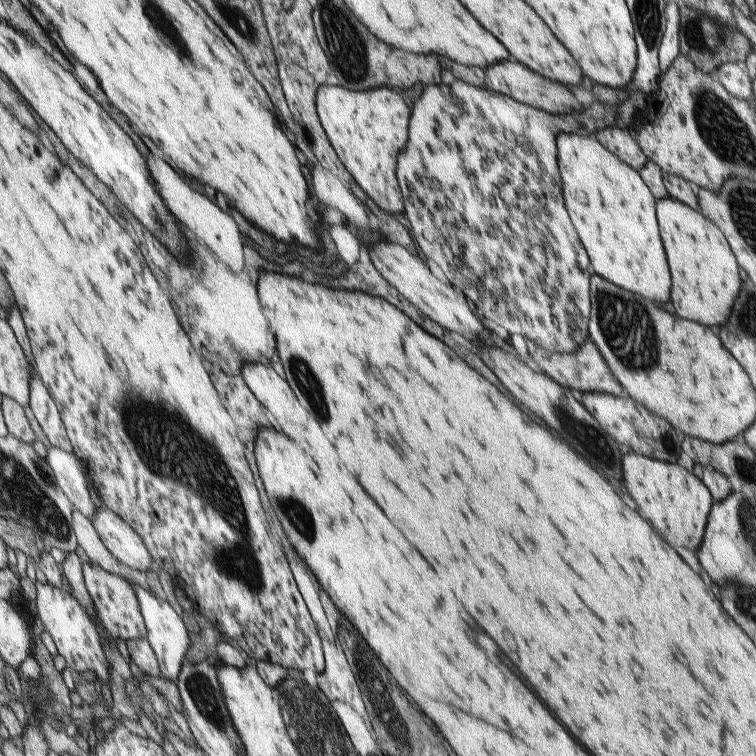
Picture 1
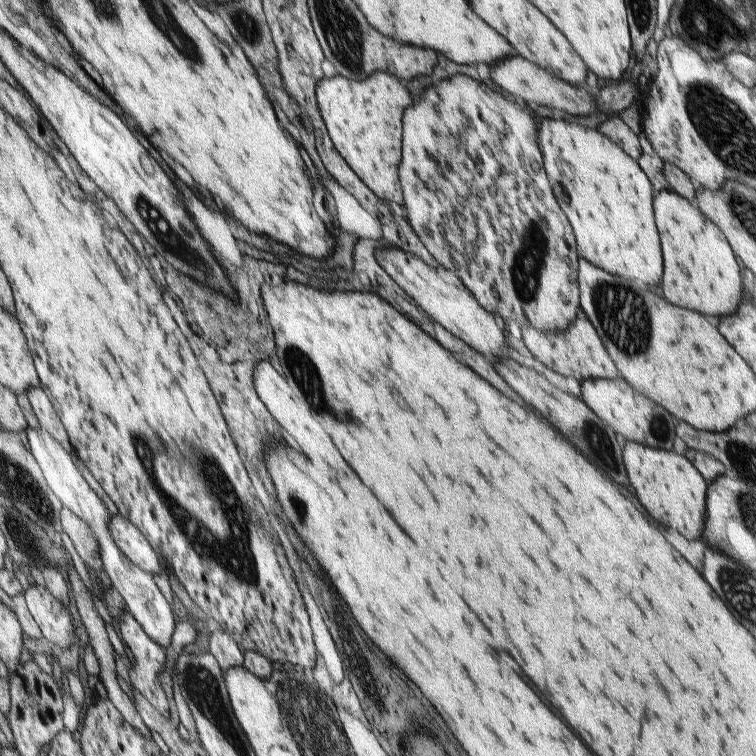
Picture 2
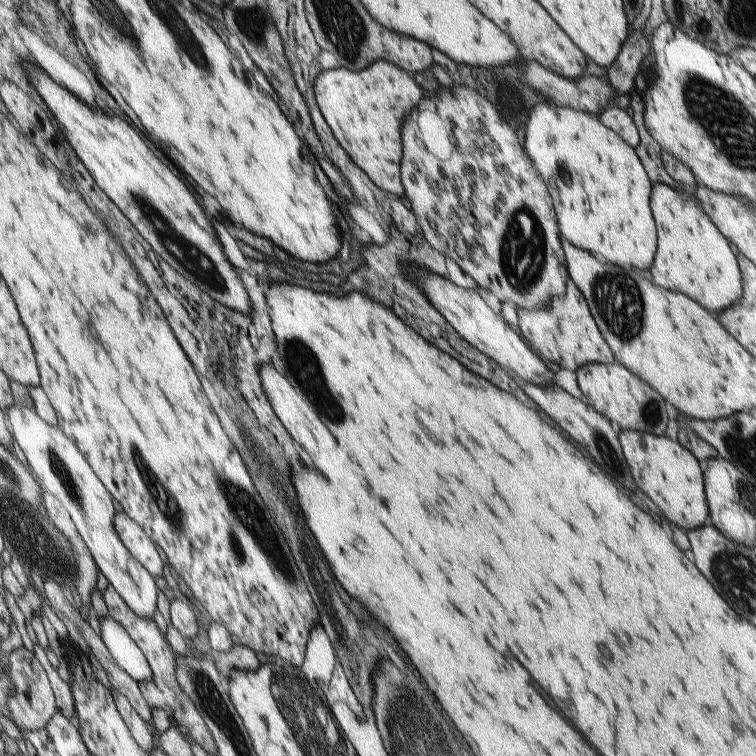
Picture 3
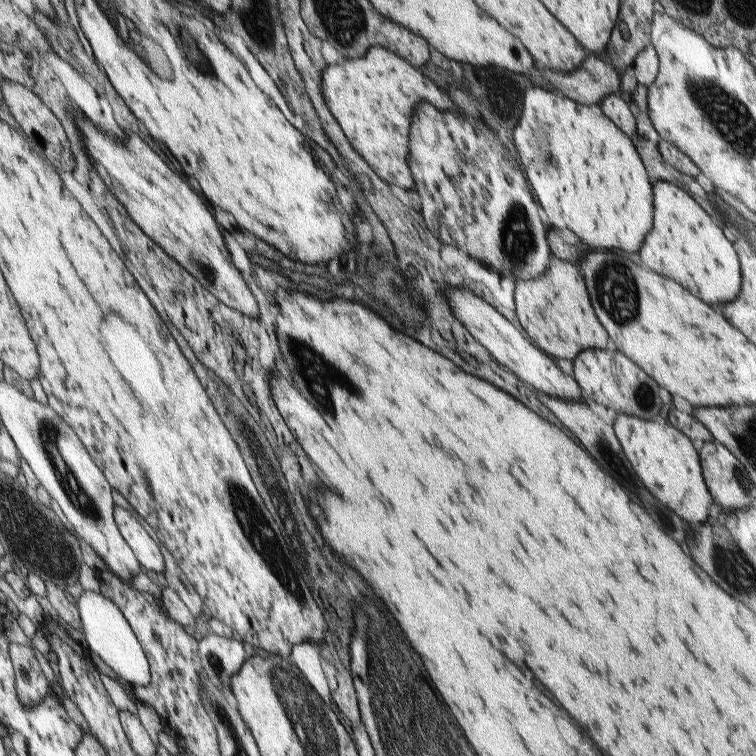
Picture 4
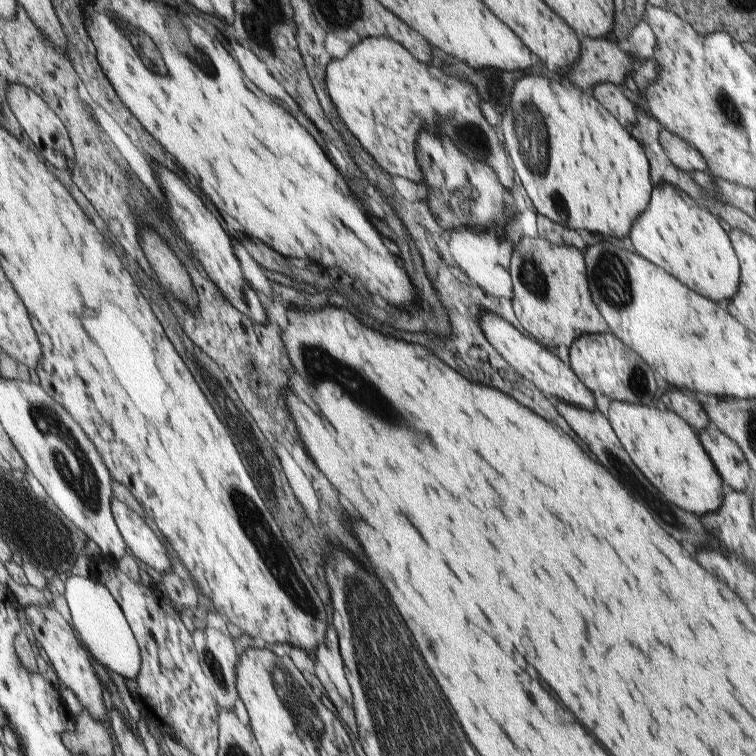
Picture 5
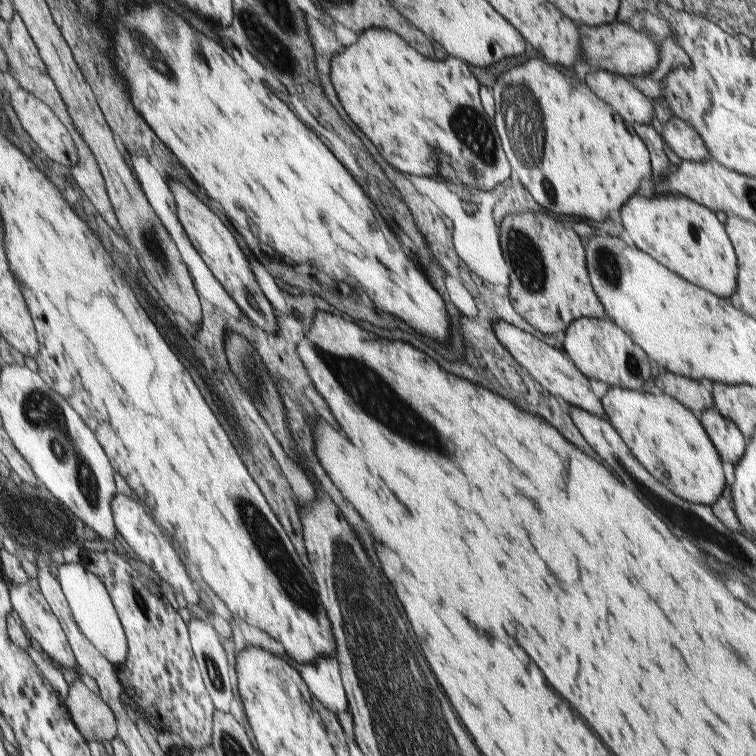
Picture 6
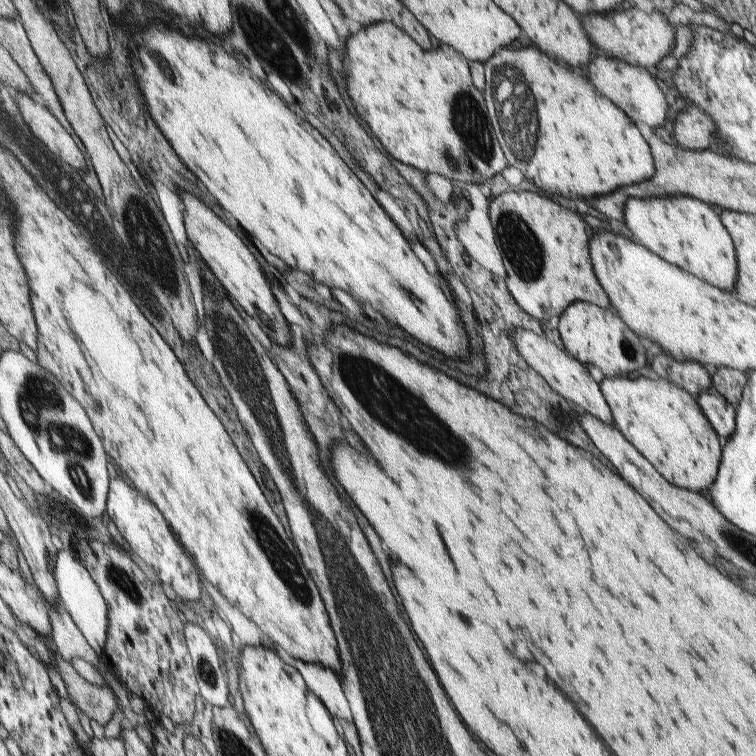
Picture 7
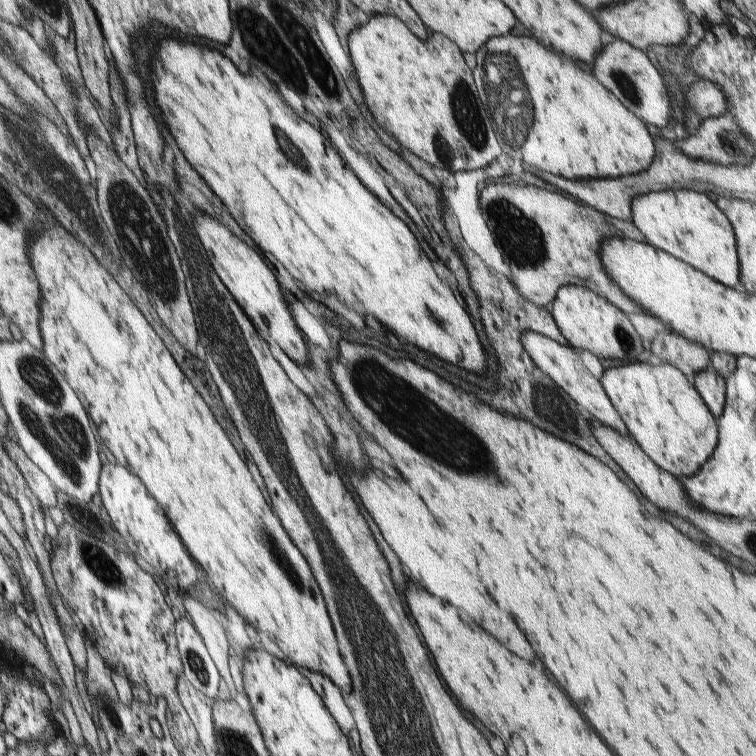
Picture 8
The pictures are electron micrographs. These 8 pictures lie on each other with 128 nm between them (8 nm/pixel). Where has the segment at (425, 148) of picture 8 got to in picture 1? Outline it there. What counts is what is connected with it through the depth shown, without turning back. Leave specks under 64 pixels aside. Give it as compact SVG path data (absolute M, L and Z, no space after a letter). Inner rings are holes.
M326 84L317 88L315 107L332 148L360 188L386 213L396 217L400 216L400 212L404 213L405 204L396 171L398 153L406 146L408 140L408 120L411 116L400 94L396 94L396 90L388 87L356 92Z

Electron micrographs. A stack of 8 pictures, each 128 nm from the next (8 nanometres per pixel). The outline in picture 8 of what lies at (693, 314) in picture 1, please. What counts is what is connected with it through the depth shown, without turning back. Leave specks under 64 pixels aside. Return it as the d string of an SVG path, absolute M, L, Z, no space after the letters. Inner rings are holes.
M676 189L640 194L632 200L629 219L644 234L646 243L686 261L727 287L744 290L733 226L704 193Z

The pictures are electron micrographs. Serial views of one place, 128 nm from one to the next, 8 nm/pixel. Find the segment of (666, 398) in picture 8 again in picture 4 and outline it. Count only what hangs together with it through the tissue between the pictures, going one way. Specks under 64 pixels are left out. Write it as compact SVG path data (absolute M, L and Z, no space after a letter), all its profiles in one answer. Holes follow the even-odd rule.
M620 412L616 414L613 430L635 475L652 496L688 525L697 527L706 523L715 501L704 480L698 446L670 422L661 419L643 420Z

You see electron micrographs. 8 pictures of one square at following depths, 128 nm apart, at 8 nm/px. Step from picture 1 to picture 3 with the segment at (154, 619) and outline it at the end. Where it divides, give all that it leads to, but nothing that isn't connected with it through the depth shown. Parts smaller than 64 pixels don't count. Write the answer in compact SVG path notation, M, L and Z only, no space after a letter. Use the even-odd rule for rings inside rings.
M14 404L8 410L9 424L14 439L24 451L44 490L52 492L70 512L82 538L90 546L94 558L114 587L136 614L156 618L162 583L130 551L117 530L116 502L105 481L90 466L85 453L69 438L61 427L44 420L32 405Z

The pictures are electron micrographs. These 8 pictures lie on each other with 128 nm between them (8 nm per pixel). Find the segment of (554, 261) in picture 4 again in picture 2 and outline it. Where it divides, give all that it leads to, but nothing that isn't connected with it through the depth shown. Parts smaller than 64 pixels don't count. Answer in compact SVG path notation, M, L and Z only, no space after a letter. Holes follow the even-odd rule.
M584 310L578 312L578 320L574 320L574 323L570 324L566 330L542 331L528 324L521 324L520 328L524 344L532 353L533 358L554 372L558 372L562 376L572 376L580 383L588 378L619 378L612 358L608 355L598 332L592 326L592 322Z

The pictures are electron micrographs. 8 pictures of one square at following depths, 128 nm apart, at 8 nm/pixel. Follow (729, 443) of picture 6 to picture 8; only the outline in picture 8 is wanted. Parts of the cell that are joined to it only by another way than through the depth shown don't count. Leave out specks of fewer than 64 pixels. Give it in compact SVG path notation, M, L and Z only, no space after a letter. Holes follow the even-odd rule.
M709 364L704 372L696 374L693 385L706 403L708 410L718 420L725 407L725 380Z

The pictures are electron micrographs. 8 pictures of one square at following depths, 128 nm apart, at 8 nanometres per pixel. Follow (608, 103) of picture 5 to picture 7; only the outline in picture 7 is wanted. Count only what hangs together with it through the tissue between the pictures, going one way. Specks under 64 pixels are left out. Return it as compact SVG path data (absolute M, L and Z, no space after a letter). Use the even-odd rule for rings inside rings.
M599 53L594 55L588 65L588 78L598 88L598 92L609 97L634 121L645 122L648 126L655 128L666 120L666 98L648 70Z

